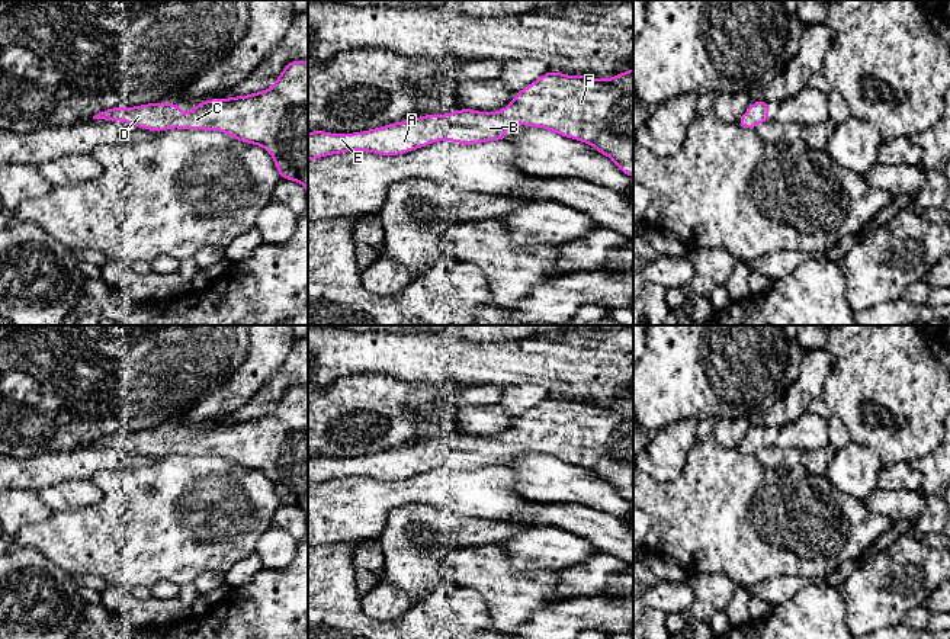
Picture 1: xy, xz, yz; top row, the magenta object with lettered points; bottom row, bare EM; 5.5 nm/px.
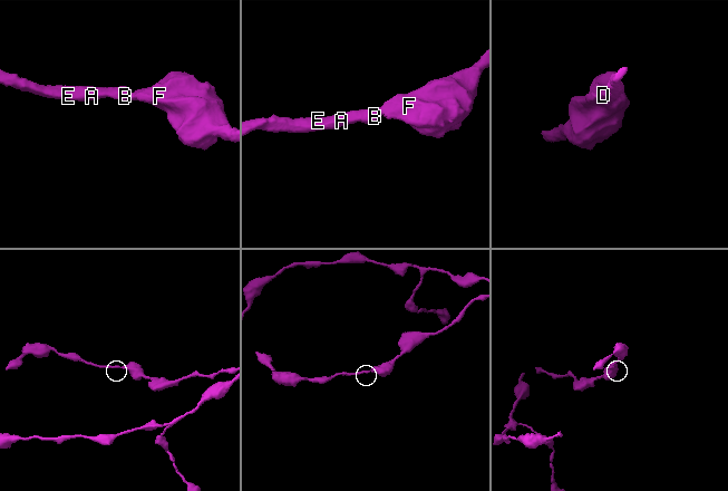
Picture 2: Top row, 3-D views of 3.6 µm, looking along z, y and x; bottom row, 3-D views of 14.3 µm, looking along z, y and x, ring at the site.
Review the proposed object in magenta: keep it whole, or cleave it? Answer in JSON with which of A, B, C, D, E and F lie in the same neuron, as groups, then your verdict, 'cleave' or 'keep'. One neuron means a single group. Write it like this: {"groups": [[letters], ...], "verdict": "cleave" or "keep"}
{"groups": [["A", "B", "C", "D", "E", "F"]], "verdict": "keep"}

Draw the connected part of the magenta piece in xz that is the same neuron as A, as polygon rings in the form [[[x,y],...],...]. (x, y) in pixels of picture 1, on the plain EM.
[[[633,395],[604,405],[548,396],[500,437],[460,434],[365,457],[308,457],[308,485],[346,476],[398,481],[437,466],[503,466],[508,446],[590,469],[633,502]]]

